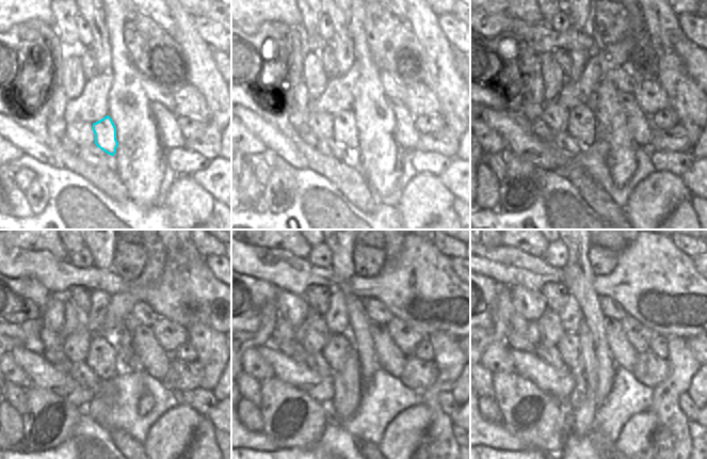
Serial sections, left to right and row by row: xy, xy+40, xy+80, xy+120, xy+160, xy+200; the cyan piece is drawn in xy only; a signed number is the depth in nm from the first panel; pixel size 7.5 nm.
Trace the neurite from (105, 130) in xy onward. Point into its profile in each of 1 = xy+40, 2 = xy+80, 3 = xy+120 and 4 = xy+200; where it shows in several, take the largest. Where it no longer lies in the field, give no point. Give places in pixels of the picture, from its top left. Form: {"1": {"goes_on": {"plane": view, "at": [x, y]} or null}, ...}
{"1": {"goes_on": {"plane": "xy+40", "at": [344, 129]}}, "2": {"goes_on": {"plane": "xy+80", "at": [581, 123]}}, "3": {"goes_on": {"plane": "xy+120", "at": [102, 359]}}, "4": {"goes_on": {"plane": "xy+200", "at": [568, 347]}}}

